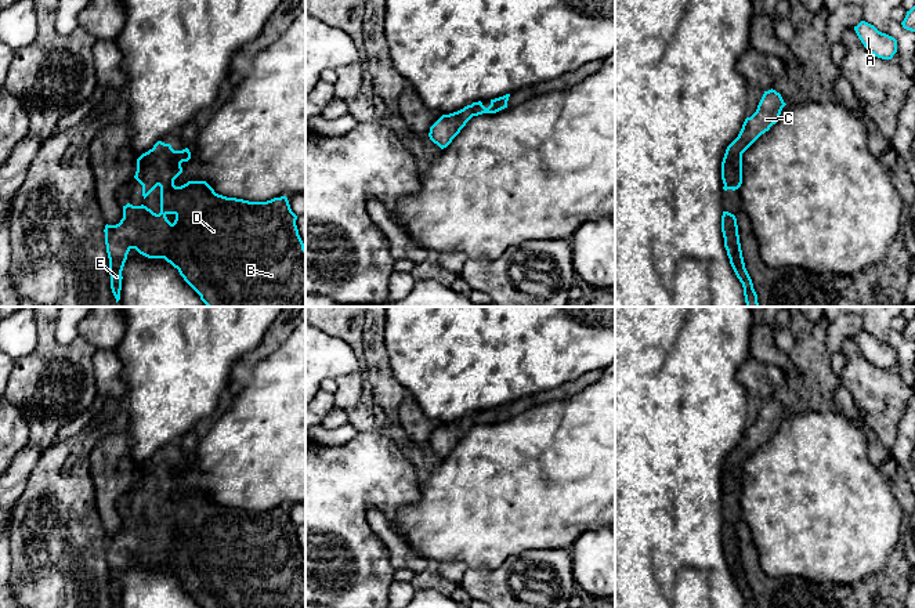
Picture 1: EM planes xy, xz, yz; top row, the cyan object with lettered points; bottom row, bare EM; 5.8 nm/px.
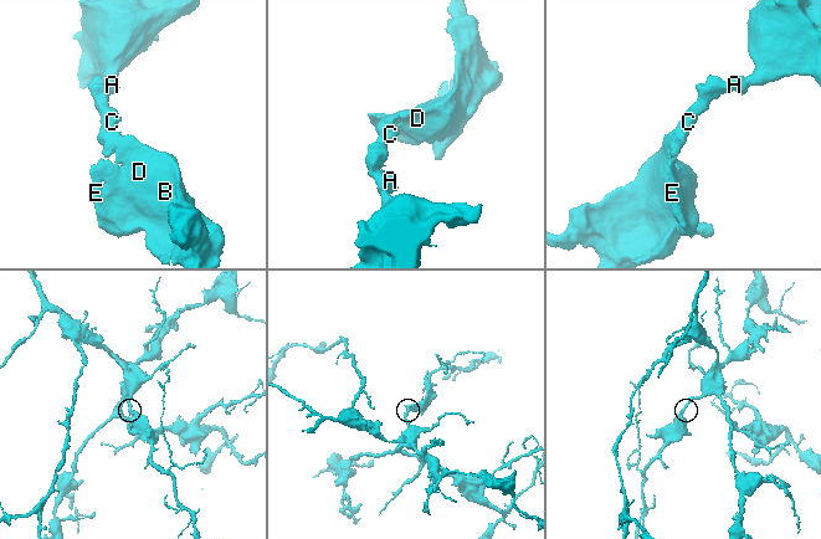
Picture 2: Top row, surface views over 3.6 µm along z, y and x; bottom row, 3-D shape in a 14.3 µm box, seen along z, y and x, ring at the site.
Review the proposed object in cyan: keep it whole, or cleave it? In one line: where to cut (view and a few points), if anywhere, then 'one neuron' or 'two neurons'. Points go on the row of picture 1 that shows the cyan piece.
no cut | one neuron

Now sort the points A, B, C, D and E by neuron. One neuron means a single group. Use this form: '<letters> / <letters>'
A B C D E

